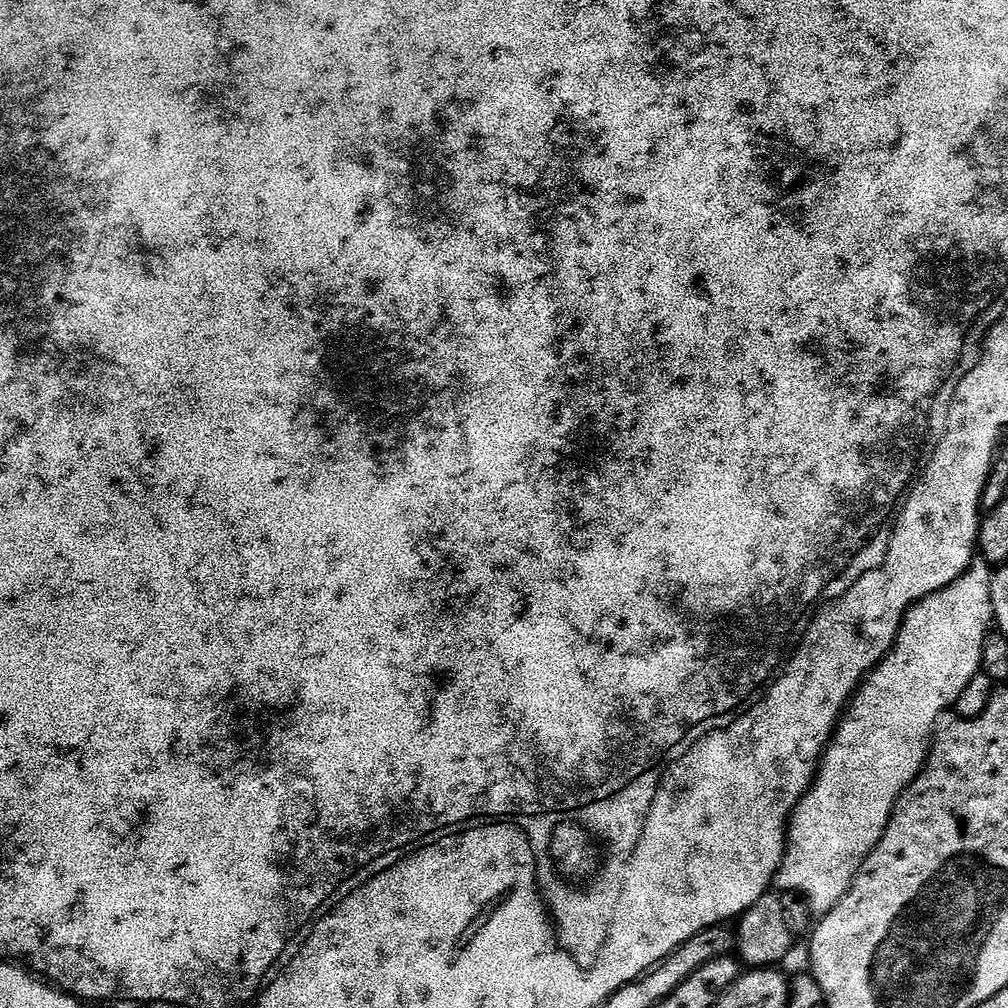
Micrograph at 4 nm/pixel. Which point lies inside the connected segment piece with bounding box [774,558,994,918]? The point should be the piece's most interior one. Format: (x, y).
(878, 750)

